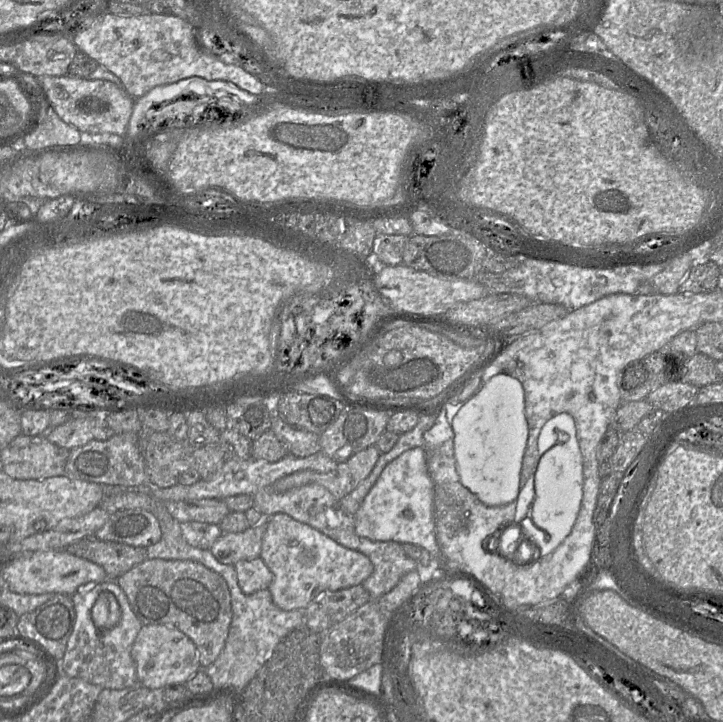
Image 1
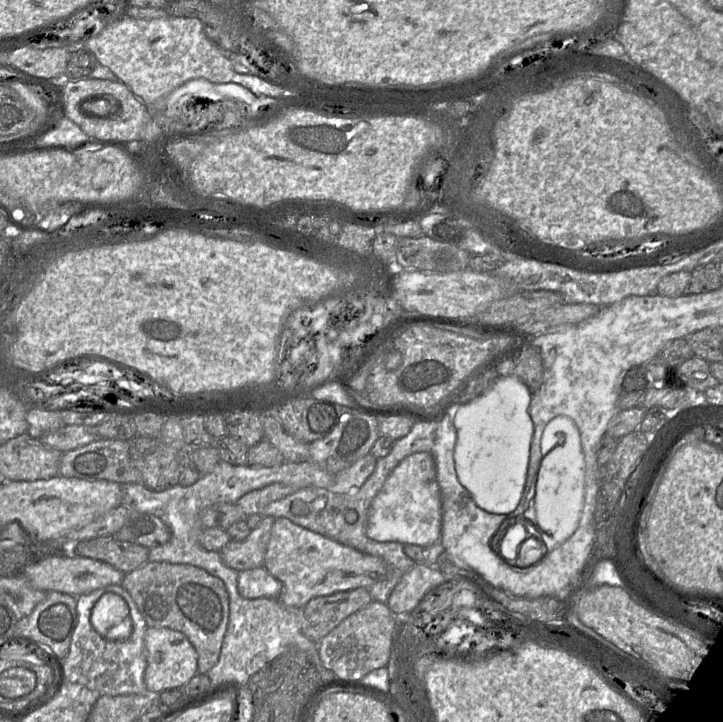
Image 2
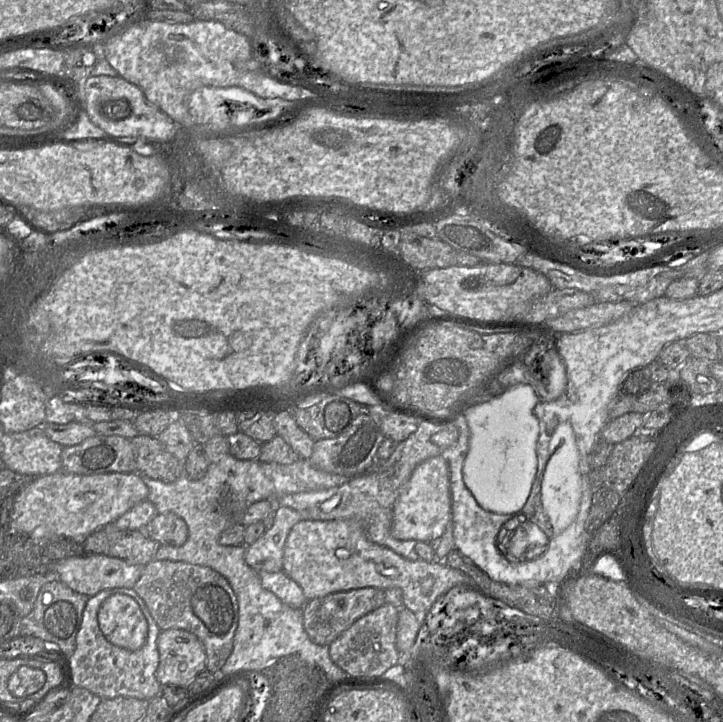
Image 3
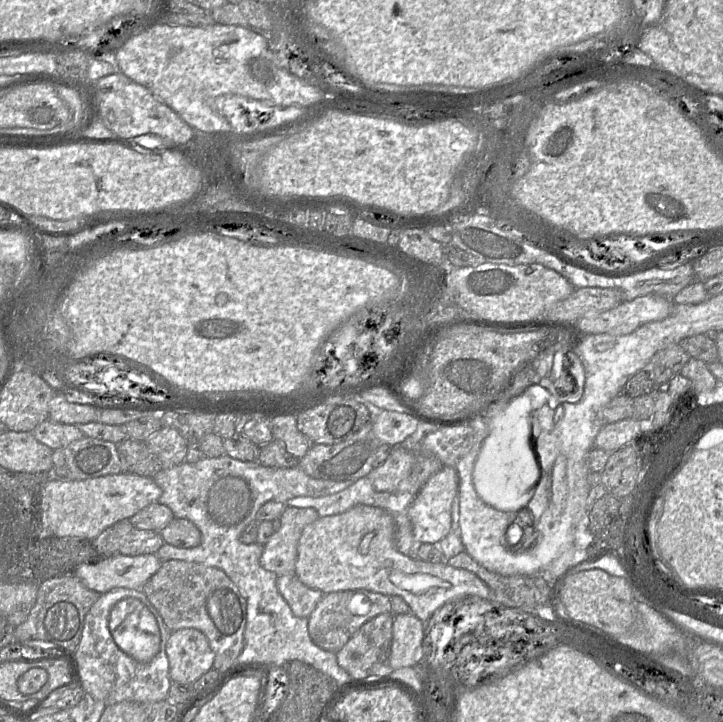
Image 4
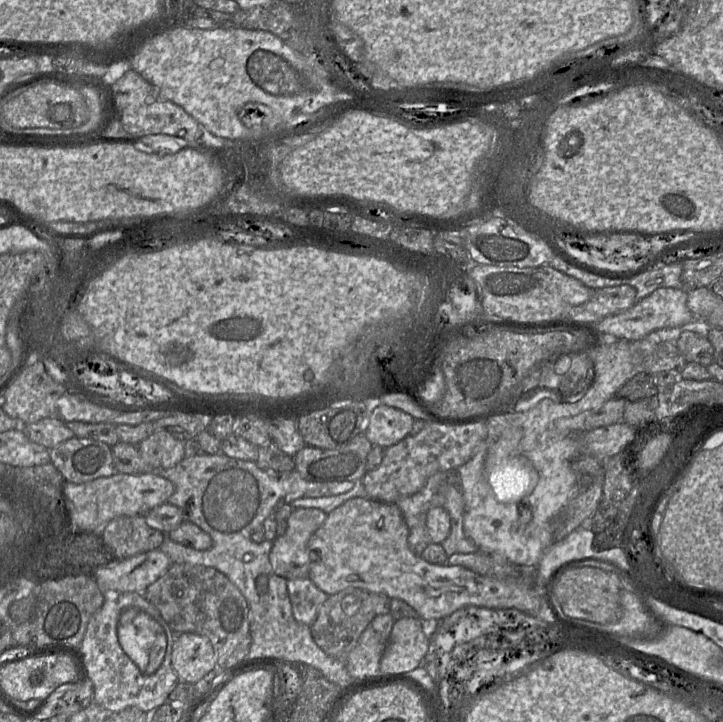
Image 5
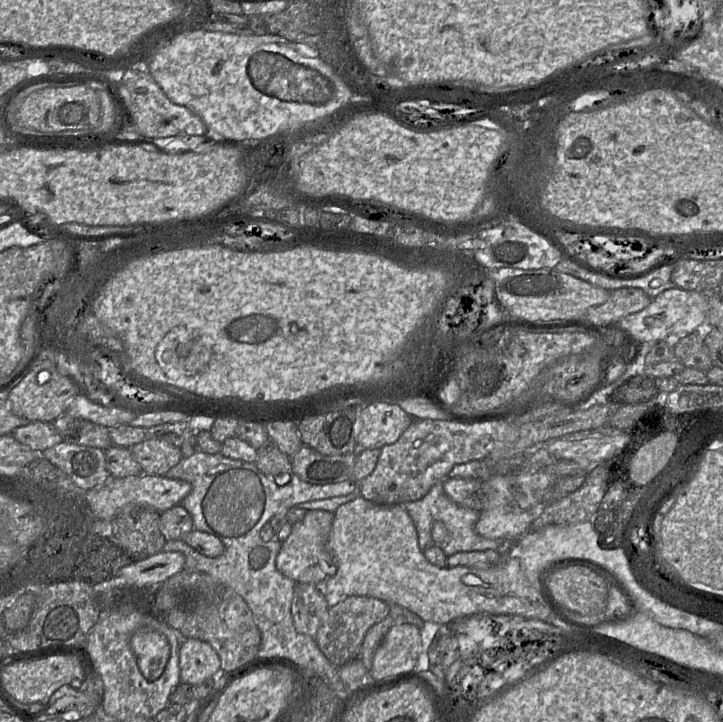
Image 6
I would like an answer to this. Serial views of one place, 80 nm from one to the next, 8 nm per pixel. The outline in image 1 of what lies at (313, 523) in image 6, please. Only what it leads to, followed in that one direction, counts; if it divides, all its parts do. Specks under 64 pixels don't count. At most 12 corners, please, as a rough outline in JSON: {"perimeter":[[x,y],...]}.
{"perimeter":[[267,518],[223,533],[209,549],[221,563],[260,558]]}

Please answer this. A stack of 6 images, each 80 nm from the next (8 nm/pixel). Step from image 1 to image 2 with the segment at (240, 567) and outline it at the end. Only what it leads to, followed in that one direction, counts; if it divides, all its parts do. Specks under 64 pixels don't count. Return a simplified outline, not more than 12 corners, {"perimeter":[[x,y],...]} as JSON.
{"perimeter":[[264,566],[239,571],[244,598],[279,599],[282,583]]}

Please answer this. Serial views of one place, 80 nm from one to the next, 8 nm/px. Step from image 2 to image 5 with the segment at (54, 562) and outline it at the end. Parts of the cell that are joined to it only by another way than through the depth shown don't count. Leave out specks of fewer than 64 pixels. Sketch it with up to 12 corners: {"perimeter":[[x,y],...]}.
{"perimeter":[[156,549],[98,567],[105,594],[144,593],[171,565]]}

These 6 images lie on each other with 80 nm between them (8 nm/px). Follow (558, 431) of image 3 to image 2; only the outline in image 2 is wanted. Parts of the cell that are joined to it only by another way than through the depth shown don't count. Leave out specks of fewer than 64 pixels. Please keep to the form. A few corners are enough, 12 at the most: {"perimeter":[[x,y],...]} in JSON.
{"perimeter":[[569,417],[546,424],[534,499],[550,553],[575,532],[584,506],[585,460]]}

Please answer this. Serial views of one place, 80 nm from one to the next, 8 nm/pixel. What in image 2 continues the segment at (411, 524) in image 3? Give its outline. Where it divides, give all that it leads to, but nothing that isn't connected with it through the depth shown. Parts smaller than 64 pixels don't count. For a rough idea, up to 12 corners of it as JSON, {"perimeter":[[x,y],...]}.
{"perimeter":[[430,452],[404,458],[370,507],[377,542],[428,548],[442,503]]}

